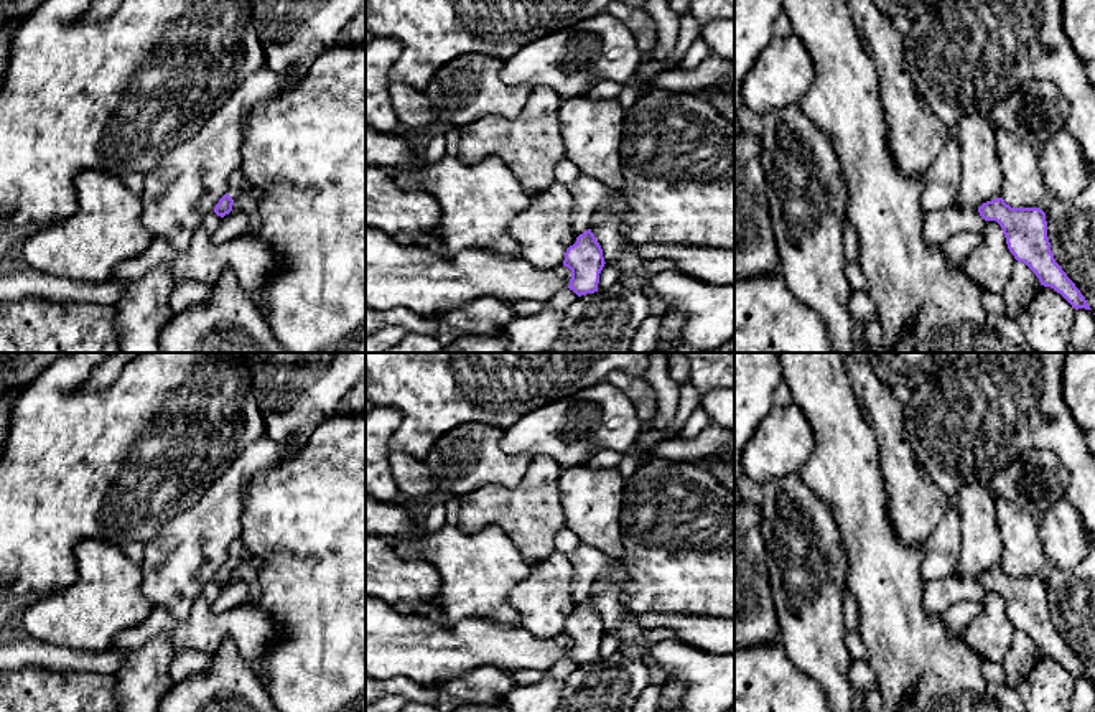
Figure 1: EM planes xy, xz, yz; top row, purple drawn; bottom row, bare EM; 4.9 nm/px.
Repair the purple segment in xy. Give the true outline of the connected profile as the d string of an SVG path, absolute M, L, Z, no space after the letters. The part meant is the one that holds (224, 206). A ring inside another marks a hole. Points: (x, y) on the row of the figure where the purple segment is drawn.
M235 170L227 180L227 193L219 199L214 213L221 218L232 211L232 204L237 198L245 194L252 186L247 183L240 170Z

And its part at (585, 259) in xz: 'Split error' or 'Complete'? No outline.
Complete

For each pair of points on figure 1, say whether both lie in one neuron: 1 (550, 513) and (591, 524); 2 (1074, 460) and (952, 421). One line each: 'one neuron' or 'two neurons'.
1: two neurons
2: one neuron

